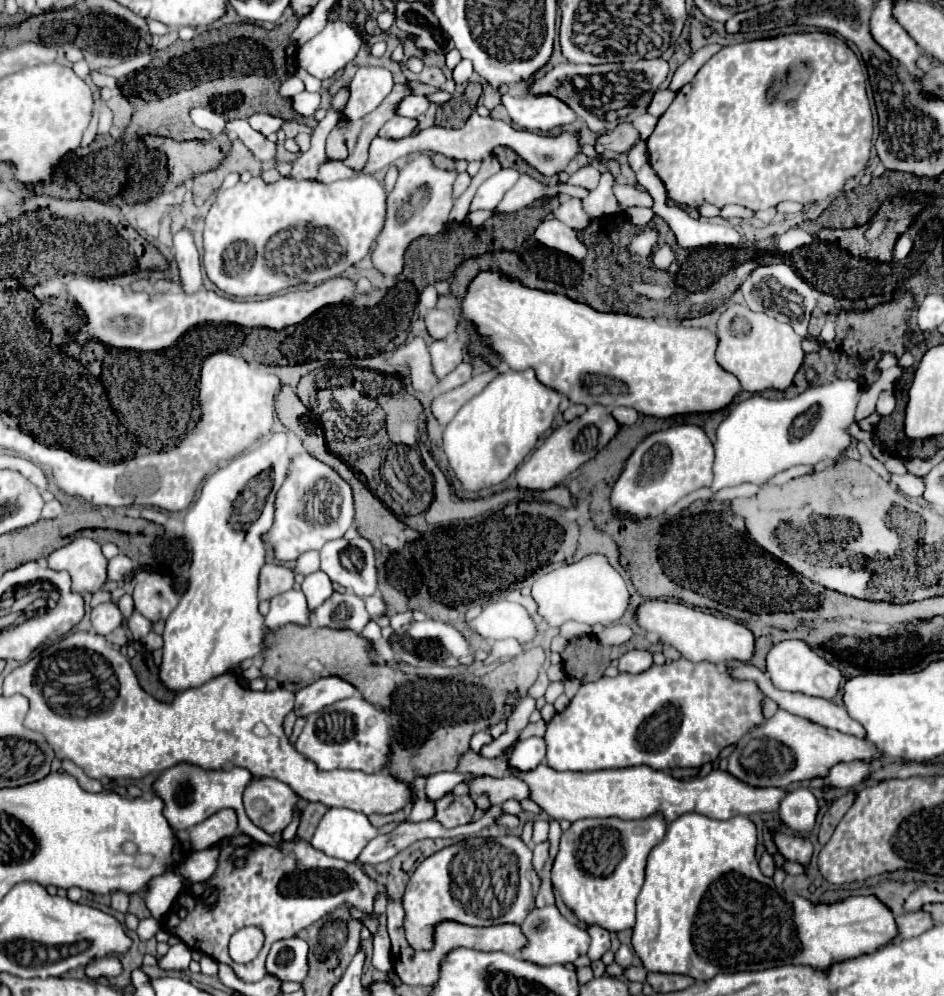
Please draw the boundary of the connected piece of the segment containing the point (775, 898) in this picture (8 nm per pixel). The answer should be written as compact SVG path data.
M682 814L680 818L676 818L668 830L664 840L652 848L650 856L648 856L648 864L646 864L646 880L644 886L638 894L636 900L636 926L634 926L634 934L632 934L632 946L634 952L640 956L644 968L648 972L668 972L668 974L688 974L694 980L710 980L714 978L718 972L740 972L740 970L764 970L770 966L782 966L782 964L808 964L814 968L828 968L834 962L840 960L848 960L848 958L856 958L860 954L866 952L874 952L882 946L886 946L888 942L892 942L896 938L896 924L894 924L894 914L882 904L878 902L874 896L852 896L844 902L838 904L810 904L808 900L796 896L796 894L786 894L786 898L780 898L772 878L766 878L760 868L758 868L758 860L756 860L756 826L750 818L746 816L734 816L730 820L712 820L708 816L702 814Z

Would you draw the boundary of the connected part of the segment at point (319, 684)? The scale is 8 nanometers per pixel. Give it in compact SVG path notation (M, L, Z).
M336 676L320 678L314 684L296 692L294 712L296 712L296 716L306 718L308 714L322 710L324 706L330 706L338 700L344 700L344 698L350 698L356 694L358 694L358 690L342 678L336 678Z

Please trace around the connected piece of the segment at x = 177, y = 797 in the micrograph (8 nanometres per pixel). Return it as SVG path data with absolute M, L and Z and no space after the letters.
M176 764L174 768L168 768L152 782L152 790L158 798L162 798L164 816L174 832L188 830L200 822L204 822L218 810L232 808L232 810L236 810L240 834L246 834L259 843L278 846L276 836L267 834L258 828L246 815L242 805L242 792L250 780L252 780L250 772L240 766L232 766L232 770L204 770L194 764Z

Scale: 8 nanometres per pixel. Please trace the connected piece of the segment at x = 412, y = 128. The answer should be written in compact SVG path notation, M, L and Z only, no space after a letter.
M394 116L390 122L386 122L386 126L382 130L379 130L378 136L390 138L390 140L398 140L398 138L412 136L416 130L418 130L418 122L414 118Z

